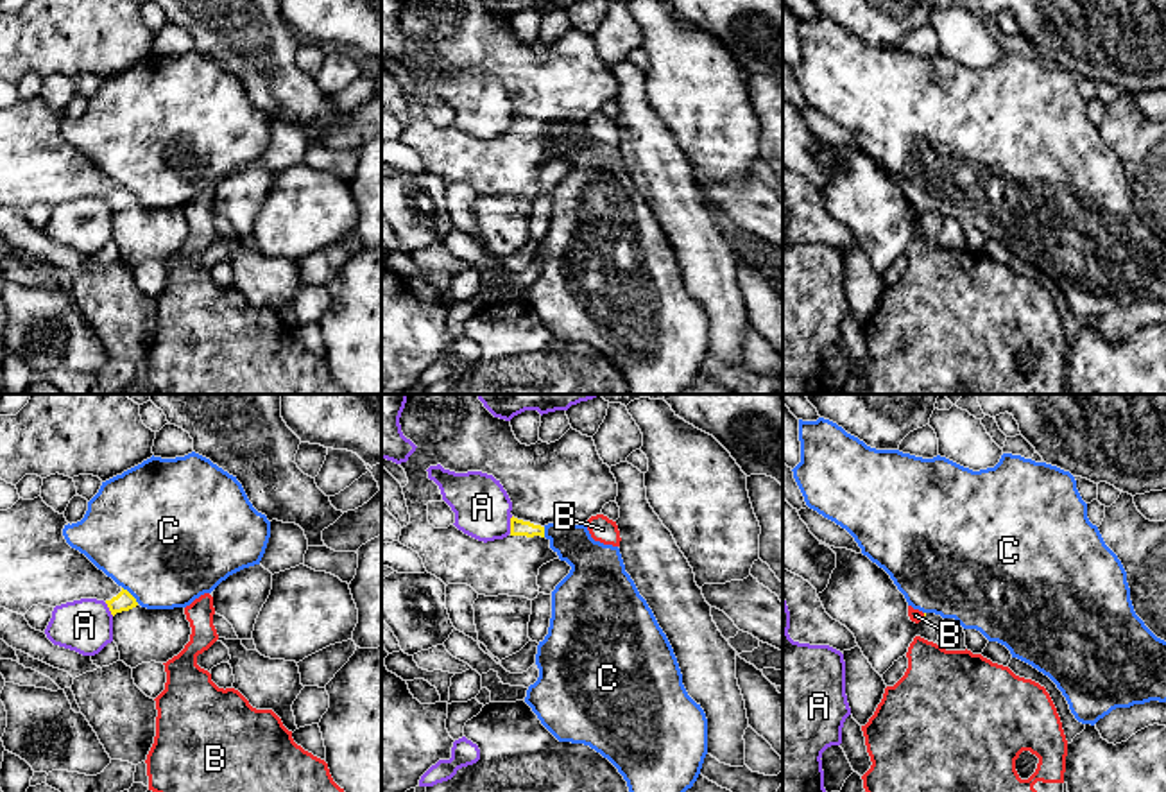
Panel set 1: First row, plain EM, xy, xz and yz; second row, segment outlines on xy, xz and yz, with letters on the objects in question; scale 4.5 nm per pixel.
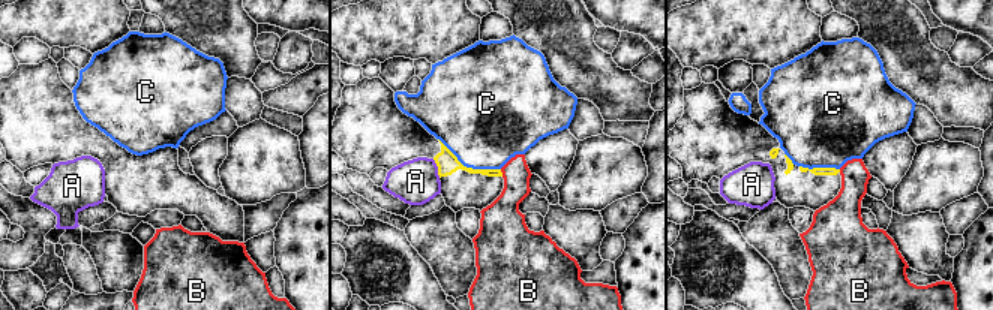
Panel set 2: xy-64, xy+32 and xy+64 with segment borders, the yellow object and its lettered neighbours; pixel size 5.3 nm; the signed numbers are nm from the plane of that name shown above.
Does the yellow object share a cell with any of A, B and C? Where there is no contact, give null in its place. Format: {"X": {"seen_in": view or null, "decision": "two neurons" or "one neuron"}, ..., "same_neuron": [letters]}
{"A": {"seen_in": "xz", "decision": "two neurons"}, "B": {"seen_in": "yz", "decision": "two neurons"}, "C": {"seen_in": "xy", "decision": "two neurons"}, "same_neuron": []}

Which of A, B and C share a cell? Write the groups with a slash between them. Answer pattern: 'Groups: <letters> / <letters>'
Groups: A / B / C

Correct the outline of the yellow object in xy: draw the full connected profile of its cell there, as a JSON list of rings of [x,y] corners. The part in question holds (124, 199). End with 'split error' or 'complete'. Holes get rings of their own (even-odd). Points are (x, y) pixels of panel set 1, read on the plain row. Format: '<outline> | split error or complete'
[[[41,95],[20,97],[11,108],[0,109],[0,206],[25,213],[32,204],[61,204],[81,197],[104,199],[113,213],[113,240],[120,260],[136,267],[141,262],[167,262],[190,240],[192,226],[184,206],[147,208],[99,168],[84,152],[72,147],[63,127],[64,113],[48,106]]] | split error

